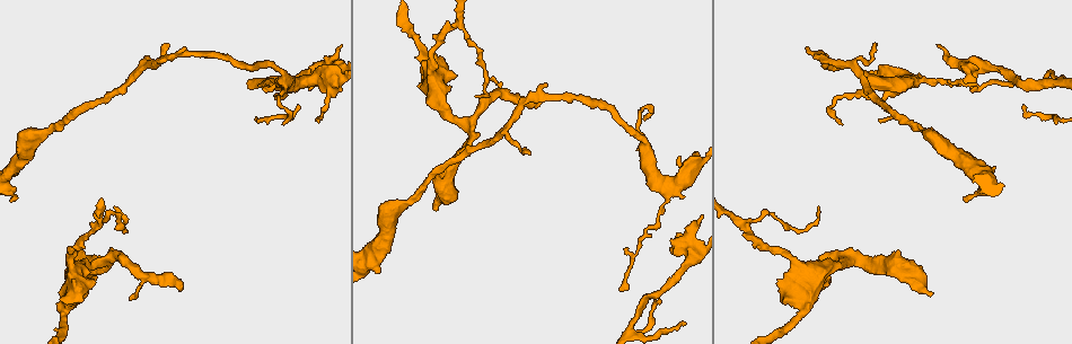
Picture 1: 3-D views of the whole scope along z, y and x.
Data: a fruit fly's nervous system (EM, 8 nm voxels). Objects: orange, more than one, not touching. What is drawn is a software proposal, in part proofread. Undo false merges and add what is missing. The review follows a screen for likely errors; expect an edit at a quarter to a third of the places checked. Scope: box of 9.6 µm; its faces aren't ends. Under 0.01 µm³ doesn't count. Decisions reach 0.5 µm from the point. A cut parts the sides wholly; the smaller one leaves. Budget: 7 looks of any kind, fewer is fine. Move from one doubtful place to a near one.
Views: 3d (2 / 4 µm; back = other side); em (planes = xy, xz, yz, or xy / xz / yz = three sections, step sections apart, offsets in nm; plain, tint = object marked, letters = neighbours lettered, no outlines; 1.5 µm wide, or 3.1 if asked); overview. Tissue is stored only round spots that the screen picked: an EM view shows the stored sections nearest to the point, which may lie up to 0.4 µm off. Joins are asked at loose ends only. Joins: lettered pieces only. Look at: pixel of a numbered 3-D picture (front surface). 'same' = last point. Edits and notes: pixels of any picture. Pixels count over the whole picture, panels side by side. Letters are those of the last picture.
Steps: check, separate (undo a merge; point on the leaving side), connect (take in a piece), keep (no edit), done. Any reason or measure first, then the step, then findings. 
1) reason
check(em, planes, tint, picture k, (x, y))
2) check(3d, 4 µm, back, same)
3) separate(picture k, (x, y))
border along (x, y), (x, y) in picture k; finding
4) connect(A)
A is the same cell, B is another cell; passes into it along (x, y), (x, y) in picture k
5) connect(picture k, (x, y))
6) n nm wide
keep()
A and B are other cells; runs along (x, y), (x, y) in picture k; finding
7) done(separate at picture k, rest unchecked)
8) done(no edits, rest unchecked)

check(em, planes, tint, picture 1, (12, 199))

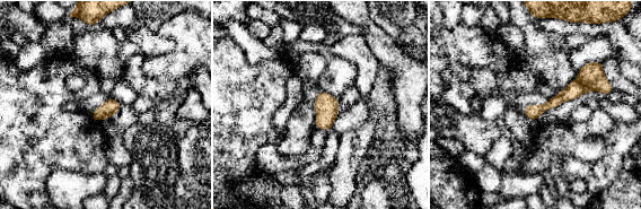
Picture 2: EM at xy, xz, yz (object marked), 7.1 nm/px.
what lies round it
check(em, planes, letters, same)

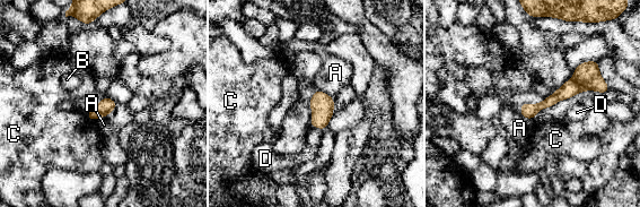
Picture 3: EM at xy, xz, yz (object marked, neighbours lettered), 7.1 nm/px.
A touches over 150 nm
keep()
A, B, C and D are other cells; runs along (596, 84), (576, 84), (524, 112) in picture 3; none of them fits

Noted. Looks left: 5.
thick turns thin
check(3d, 2 µm, picture 1, (68, 256))

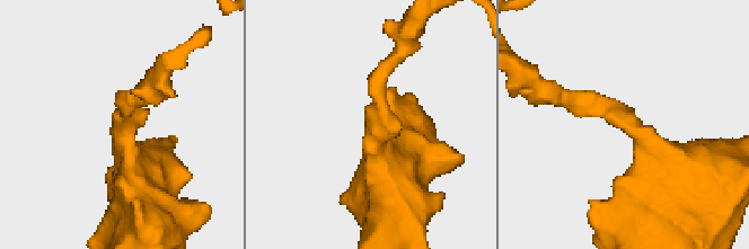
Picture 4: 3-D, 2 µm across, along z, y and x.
arms of 190, 480 nm; need the tissue
check(em, planes, tint, picture 4, (373, 121))

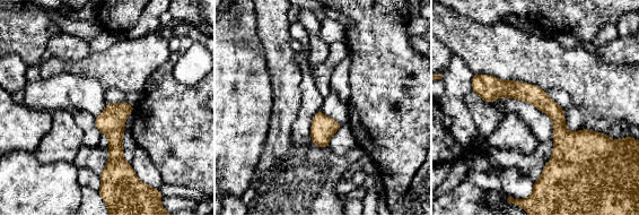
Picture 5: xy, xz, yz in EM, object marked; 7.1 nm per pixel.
what lies round it
check(em, planes, letters, same)

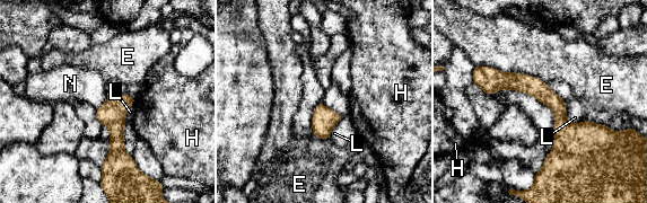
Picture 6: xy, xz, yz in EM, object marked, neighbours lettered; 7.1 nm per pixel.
keep()
E, H, L and N are other cells; continuous, no second neuron

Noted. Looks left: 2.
thin arm on a thick one
check(em, yz, step 4, tint, picture 1, (644, 149))

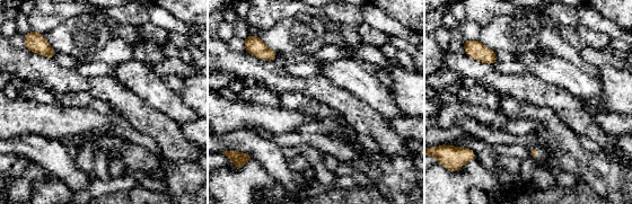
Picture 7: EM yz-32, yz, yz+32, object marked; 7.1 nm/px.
cut it another way
check(em, xy, step 4, letters, same)

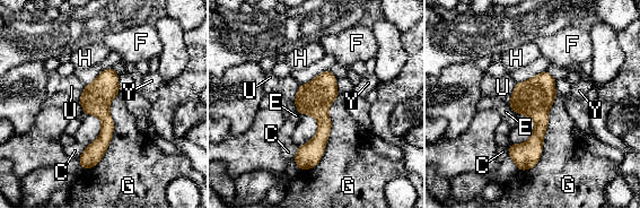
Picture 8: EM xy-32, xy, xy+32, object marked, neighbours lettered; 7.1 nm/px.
keep()
C, E, F, G, H, U and Y are other cells; border along (516, 83), (508, 103) in picture 8; all the same neuron

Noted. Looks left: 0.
done(no edits, rest unchecked)

